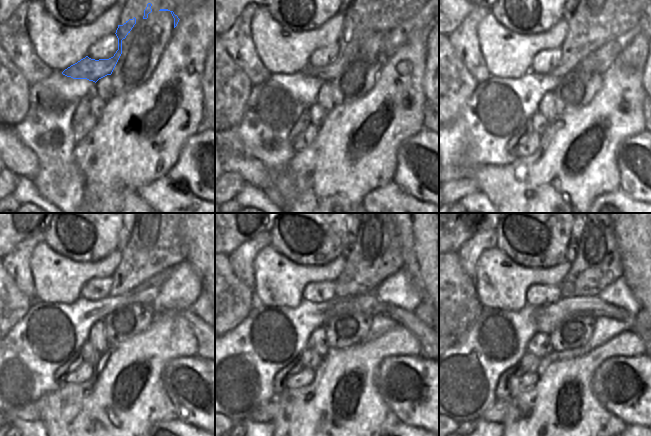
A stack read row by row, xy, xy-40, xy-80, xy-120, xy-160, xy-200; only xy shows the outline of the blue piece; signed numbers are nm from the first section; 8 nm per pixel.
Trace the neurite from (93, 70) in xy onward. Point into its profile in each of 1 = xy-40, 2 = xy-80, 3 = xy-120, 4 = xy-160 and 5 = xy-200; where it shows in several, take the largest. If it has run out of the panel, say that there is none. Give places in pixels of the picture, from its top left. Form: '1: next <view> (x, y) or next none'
1: next xy-40 (384, 21)
2: next xy-80 (582, 39)
3: next xy-120 (158, 252)
4: next xy-160 (367, 267)
5: next xy-200 (598, 265)

